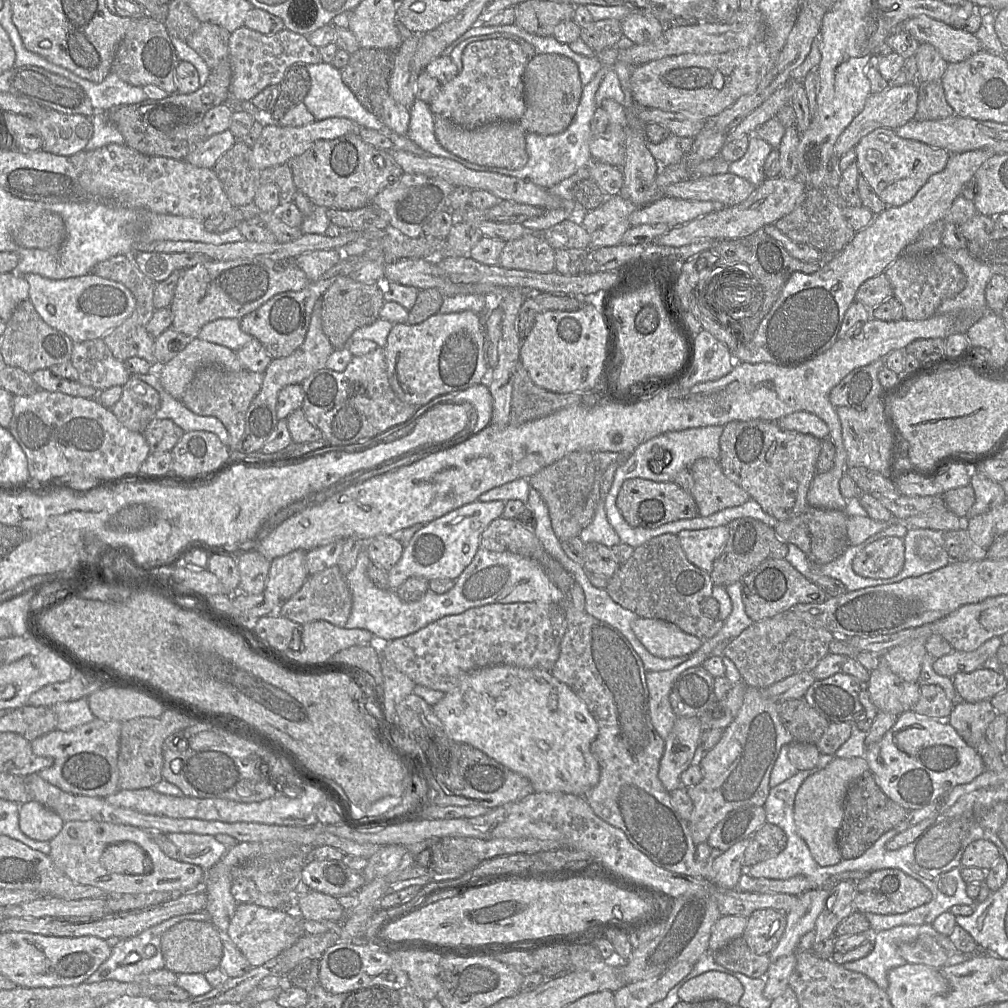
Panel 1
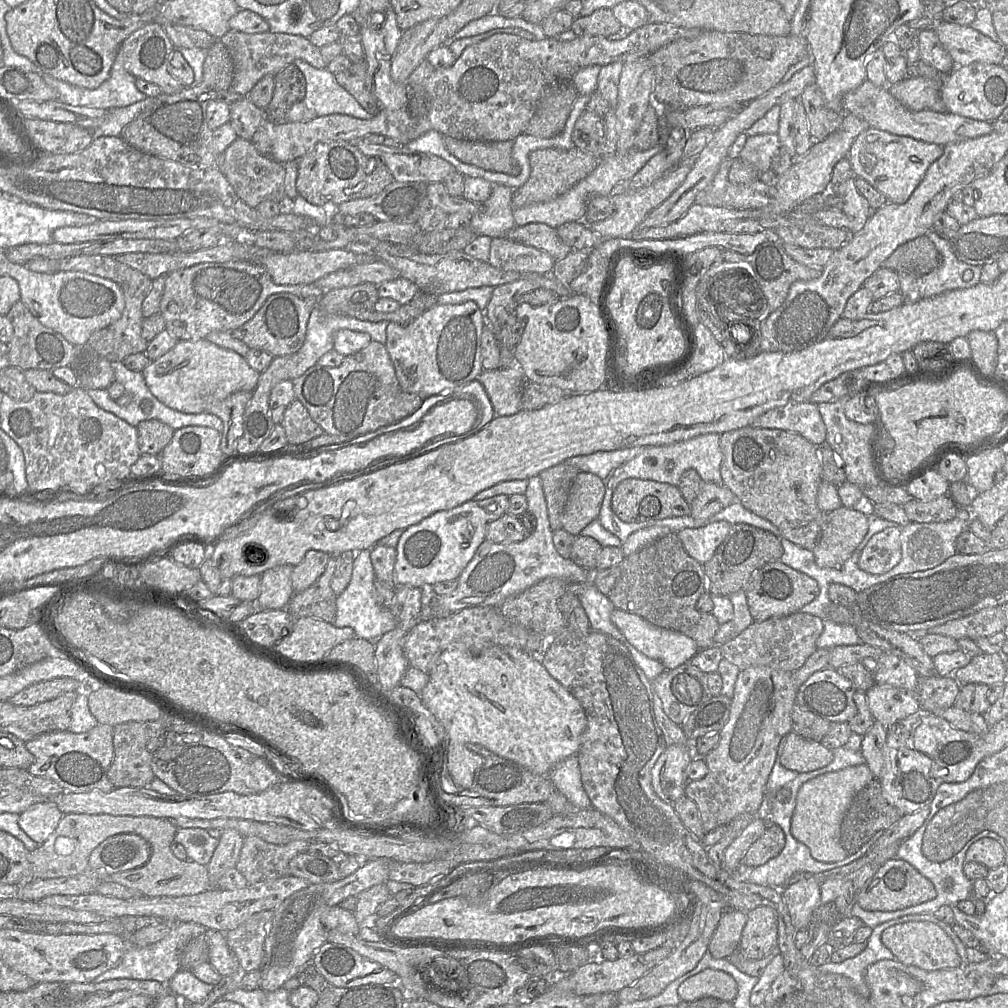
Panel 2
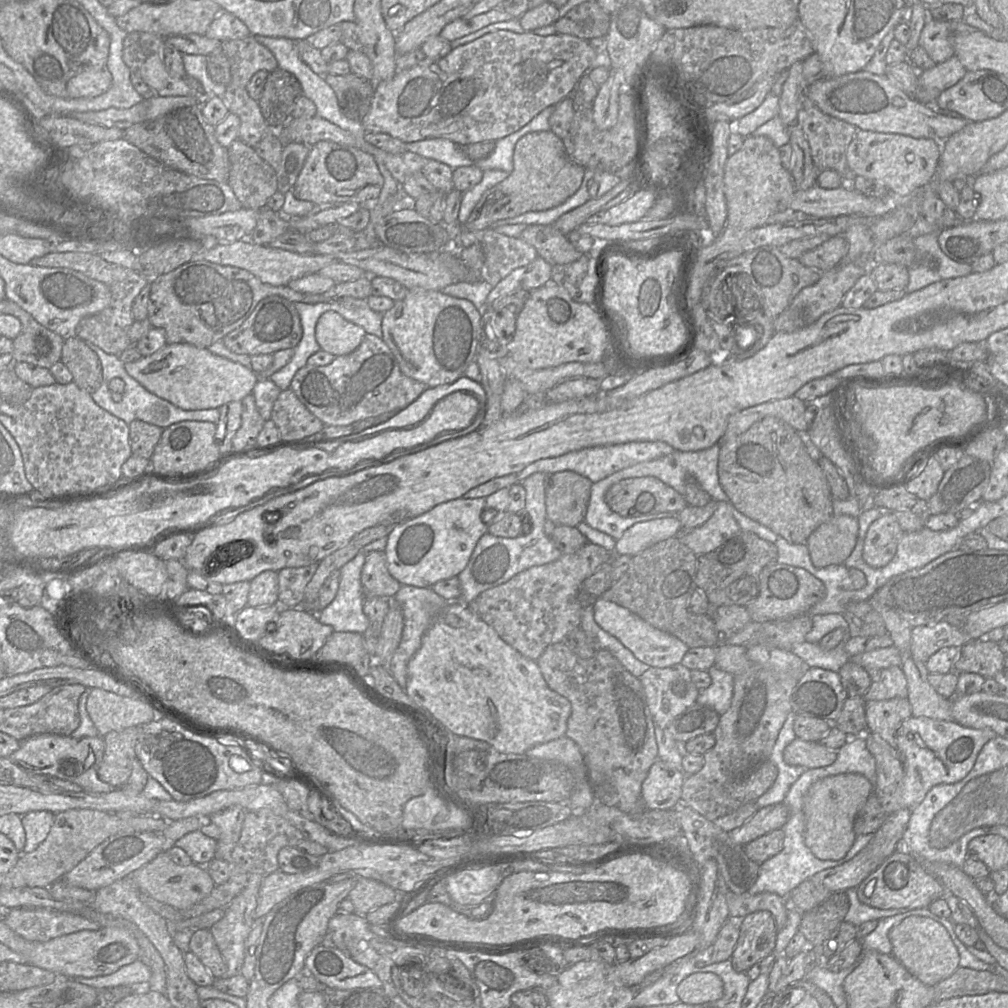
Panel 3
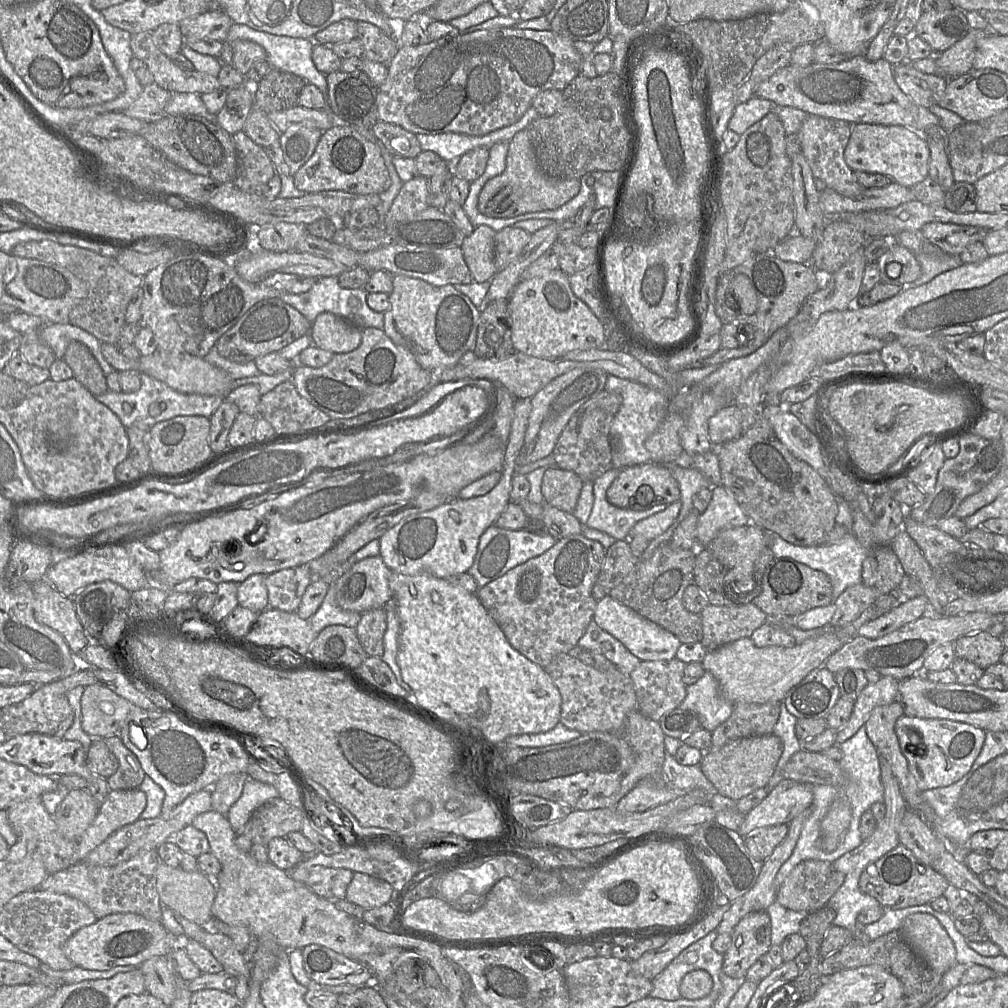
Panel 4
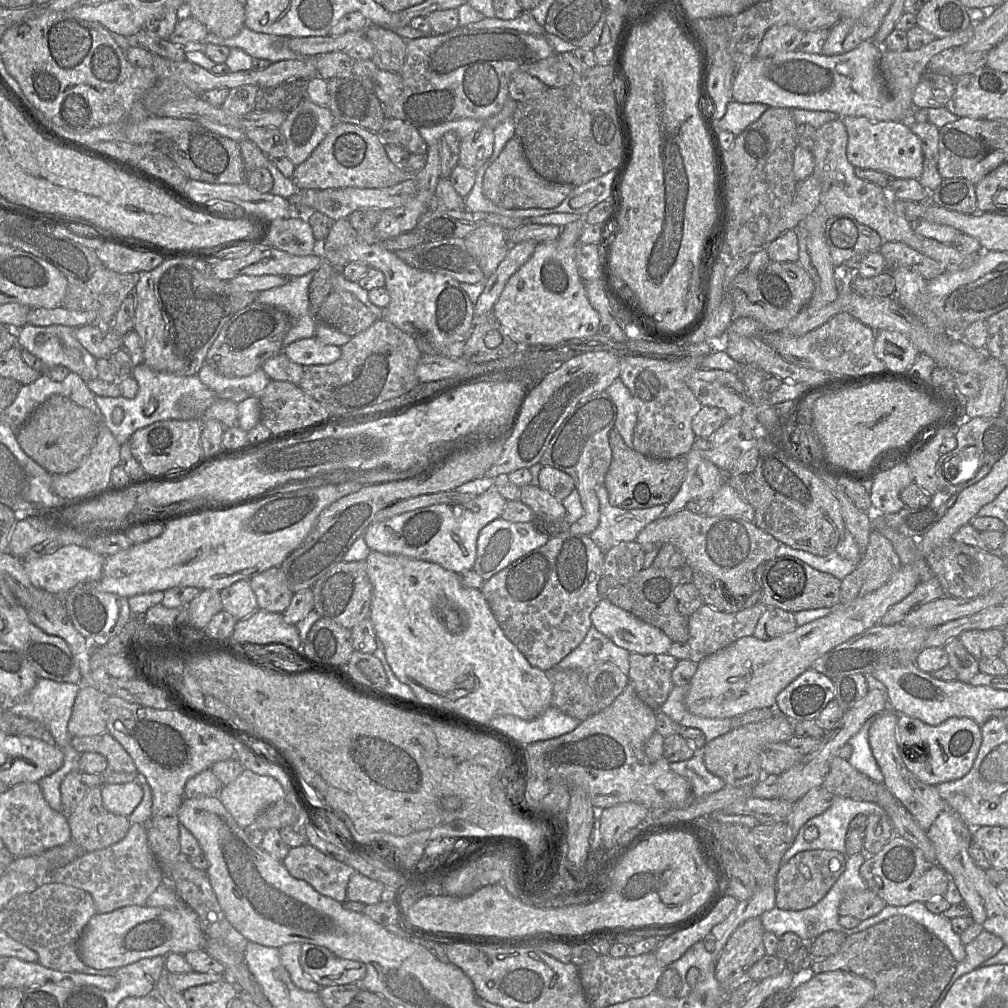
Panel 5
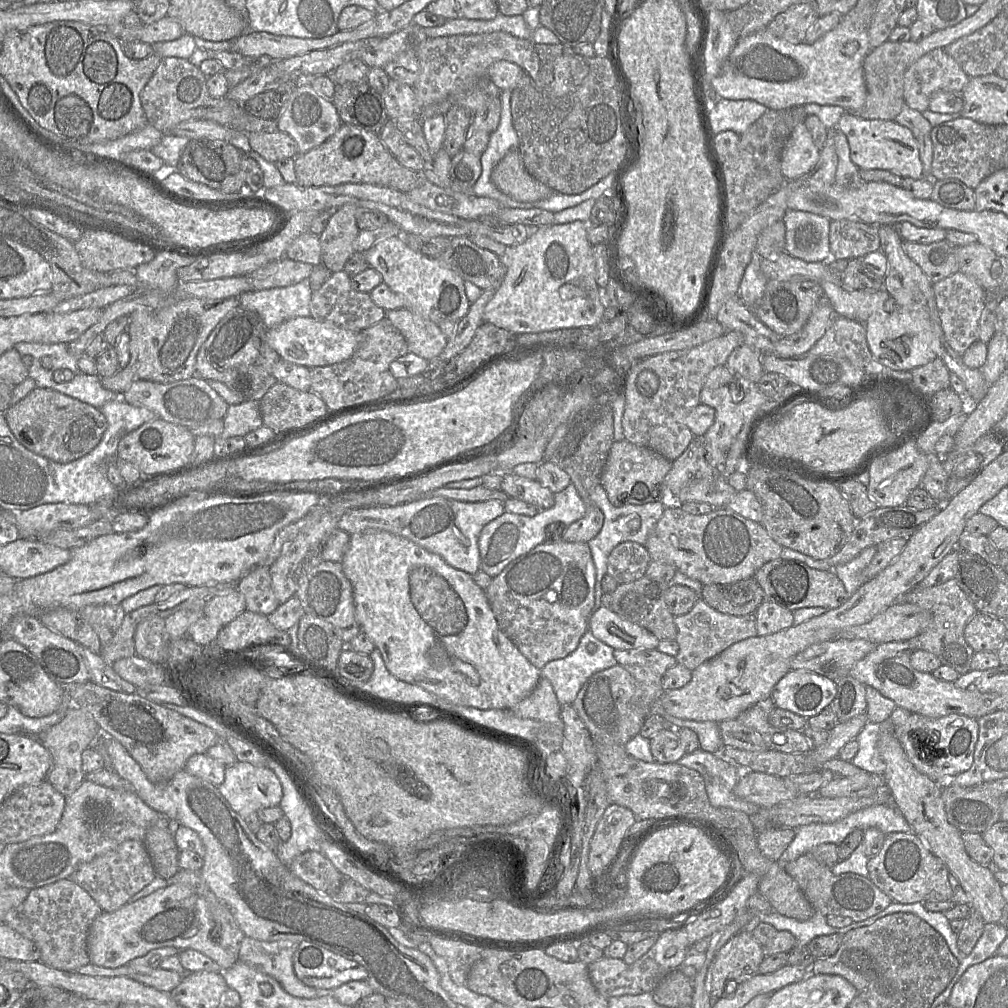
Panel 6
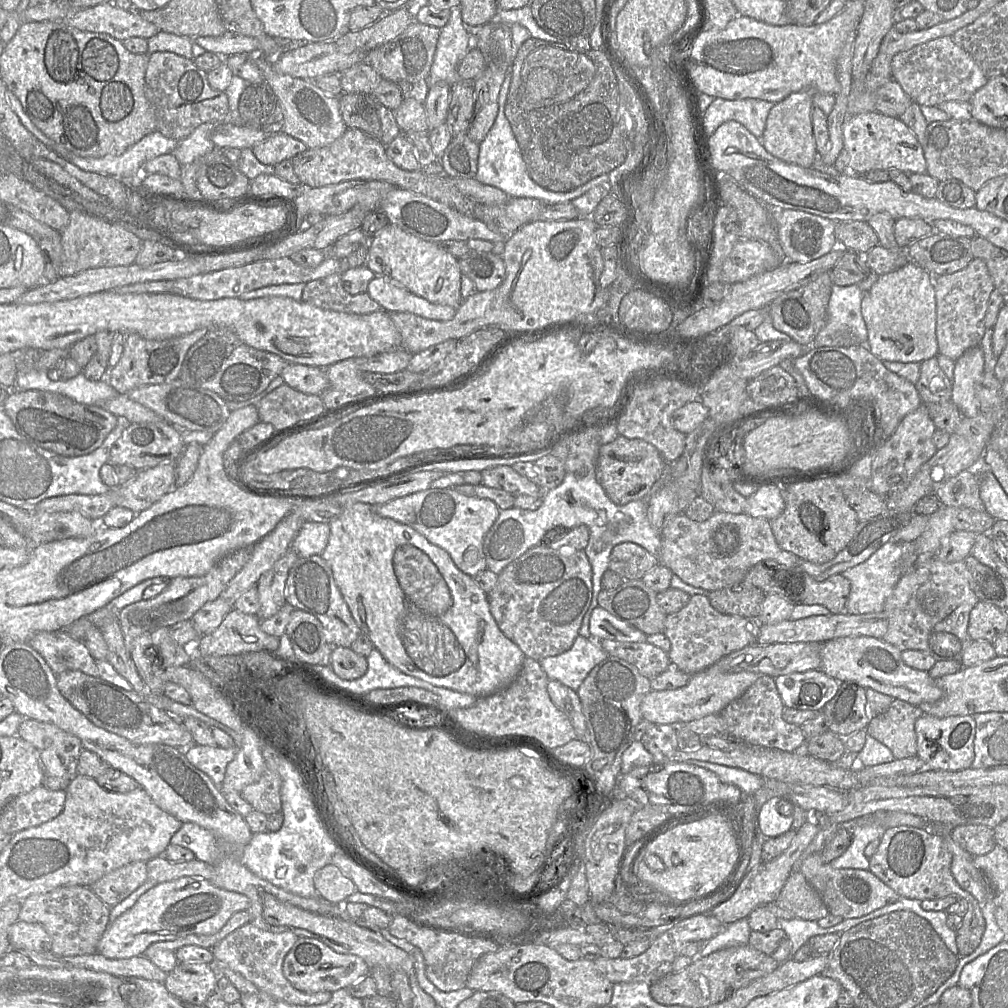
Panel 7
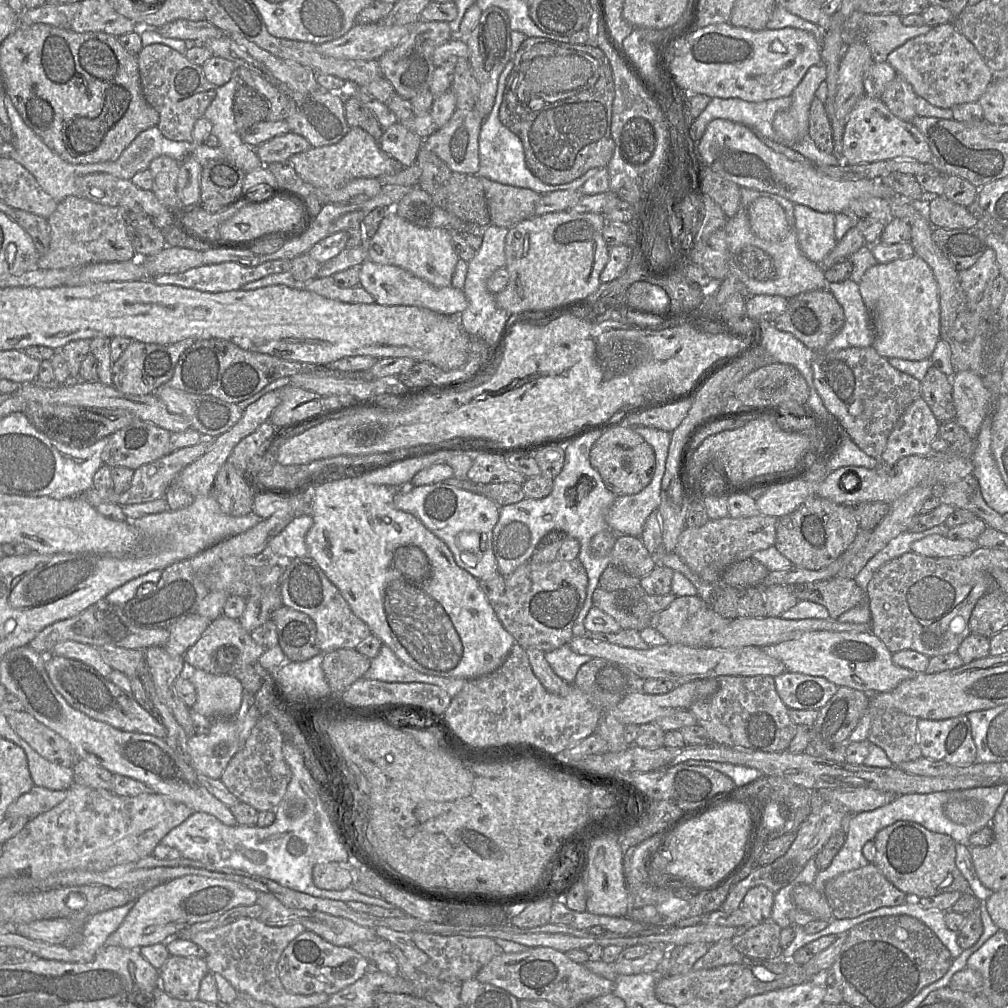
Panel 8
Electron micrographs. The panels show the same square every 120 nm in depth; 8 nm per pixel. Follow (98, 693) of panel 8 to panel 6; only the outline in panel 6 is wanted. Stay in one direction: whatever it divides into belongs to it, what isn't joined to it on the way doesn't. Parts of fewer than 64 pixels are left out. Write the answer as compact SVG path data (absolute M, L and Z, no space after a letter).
M91 681L62 686L72 705L89 712L101 733L118 740L140 765L147 778L155 784L168 782L184 769L192 755L206 753L219 741L218 734L211 728L135 693L110 690Z

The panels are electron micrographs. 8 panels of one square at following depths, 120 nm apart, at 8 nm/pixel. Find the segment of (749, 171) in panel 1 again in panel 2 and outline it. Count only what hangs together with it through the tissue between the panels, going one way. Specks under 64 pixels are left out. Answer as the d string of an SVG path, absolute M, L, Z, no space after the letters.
M778 134L748 136L739 158L757 168L760 173L771 169L771 161L781 146Z

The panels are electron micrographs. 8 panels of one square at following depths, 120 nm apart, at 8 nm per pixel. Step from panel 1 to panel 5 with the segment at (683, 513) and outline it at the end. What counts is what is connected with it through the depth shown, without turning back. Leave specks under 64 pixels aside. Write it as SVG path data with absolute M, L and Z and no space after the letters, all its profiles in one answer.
M614 427L609 432L608 442L611 463L603 484L612 506L622 509L645 509L667 505L675 497L686 475L686 456L672 459L648 457L626 446Z

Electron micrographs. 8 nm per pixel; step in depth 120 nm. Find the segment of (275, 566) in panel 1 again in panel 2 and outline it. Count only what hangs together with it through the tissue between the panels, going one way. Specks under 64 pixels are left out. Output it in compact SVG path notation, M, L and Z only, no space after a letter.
M281 565L261 575L260 594L256 600L261 610L285 609L294 595L291 573L294 566Z

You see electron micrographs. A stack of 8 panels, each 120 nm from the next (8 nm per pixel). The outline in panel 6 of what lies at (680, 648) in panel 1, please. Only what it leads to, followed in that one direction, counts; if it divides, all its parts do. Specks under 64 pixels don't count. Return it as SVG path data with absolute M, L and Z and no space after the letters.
M601 606L589 617L593 635L613 649L657 649L660 640L645 628Z

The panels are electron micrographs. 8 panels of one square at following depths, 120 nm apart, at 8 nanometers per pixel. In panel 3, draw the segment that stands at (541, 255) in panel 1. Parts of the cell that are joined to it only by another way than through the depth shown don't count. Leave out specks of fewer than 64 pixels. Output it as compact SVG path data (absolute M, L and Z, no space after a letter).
M494 229L482 232L484 267L482 280L494 287L516 268L526 266L538 257L536 249L519 237L500 234Z

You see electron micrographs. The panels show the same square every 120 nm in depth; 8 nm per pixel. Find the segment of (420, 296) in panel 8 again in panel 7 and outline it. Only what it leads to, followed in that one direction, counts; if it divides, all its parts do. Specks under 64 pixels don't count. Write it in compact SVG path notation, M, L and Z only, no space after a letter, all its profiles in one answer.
M375 275L367 293L388 313L409 312L438 321L451 320L456 313L454 307L429 302L385 275Z

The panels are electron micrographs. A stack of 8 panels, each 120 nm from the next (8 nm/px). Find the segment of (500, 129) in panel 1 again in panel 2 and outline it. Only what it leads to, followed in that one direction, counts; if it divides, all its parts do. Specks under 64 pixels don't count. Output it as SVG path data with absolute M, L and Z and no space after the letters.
M444 136L446 149L464 163L485 170L517 175L520 169L512 156L513 140L474 141Z

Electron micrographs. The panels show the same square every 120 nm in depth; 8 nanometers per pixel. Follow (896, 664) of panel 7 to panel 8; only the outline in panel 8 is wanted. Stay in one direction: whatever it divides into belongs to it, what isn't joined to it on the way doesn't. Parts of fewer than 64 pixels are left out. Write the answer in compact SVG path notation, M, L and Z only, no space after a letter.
M812 631L804 633L798 639L761 648L770 657L780 660L788 672L824 677L837 687L845 686L865 693L891 691L917 674L894 664L892 653L871 631Z

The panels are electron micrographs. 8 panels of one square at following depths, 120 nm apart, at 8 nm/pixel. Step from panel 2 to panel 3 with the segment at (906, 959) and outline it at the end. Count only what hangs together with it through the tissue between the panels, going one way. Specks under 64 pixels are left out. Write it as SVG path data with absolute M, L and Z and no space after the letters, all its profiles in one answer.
M908 916L888 933L892 955L917 979L927 986L950 977L959 966L959 953L946 928L925 916Z

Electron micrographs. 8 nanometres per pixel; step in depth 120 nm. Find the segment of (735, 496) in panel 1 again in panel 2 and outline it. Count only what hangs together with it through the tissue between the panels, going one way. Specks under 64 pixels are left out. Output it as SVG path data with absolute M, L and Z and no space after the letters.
M704 482L698 495L690 503L690 516L697 520L706 520L735 501L734 494L726 486Z

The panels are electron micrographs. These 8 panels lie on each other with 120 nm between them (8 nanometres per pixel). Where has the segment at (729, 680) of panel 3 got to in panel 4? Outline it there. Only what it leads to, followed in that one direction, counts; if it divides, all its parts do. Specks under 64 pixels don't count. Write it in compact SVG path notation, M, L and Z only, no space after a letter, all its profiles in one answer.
M705 672L697 682L686 686L686 696L679 708L694 712L700 727L713 732L730 717L733 705L721 694L716 678Z

